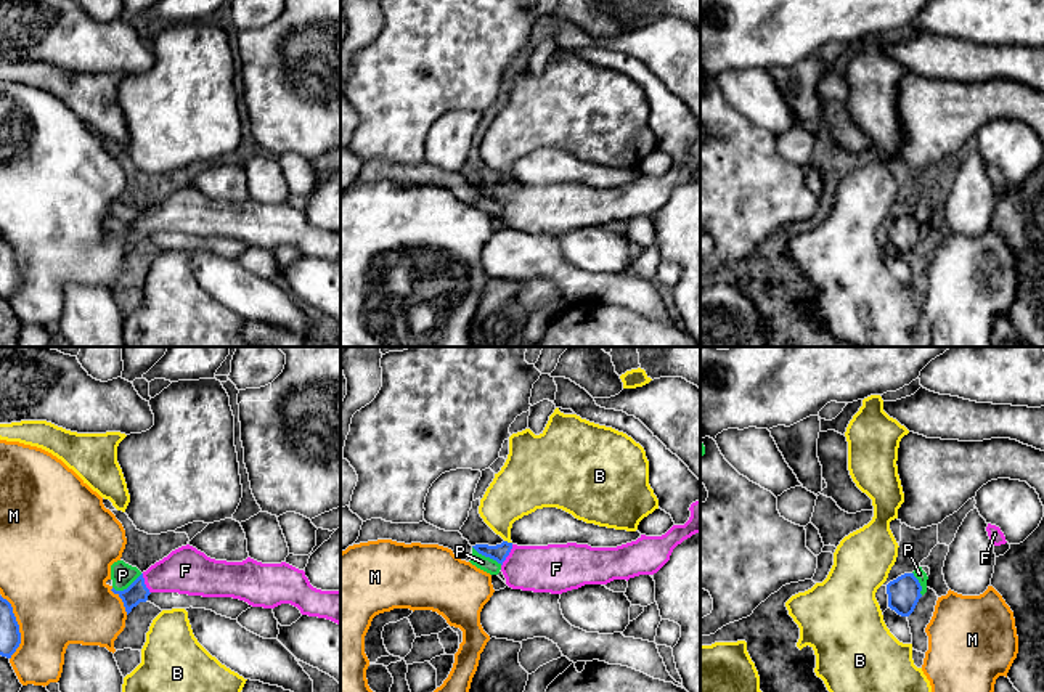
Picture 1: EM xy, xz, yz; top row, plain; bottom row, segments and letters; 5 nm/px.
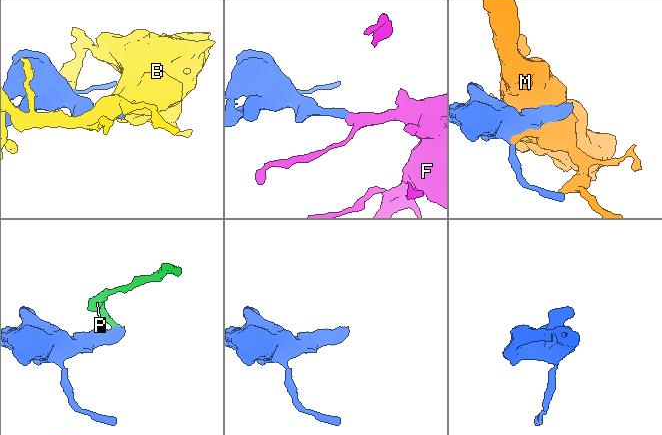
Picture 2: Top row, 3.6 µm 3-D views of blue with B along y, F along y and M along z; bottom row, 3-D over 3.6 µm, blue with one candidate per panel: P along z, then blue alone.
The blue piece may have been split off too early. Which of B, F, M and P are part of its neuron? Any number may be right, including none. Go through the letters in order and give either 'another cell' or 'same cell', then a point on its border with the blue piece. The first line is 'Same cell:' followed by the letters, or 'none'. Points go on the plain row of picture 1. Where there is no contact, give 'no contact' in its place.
Same cell: F
B: another cell; meets blue in xz at (506, 182)
F: same cell; meets blue in xz at (508, 195)
M: another cell; meets blue in xy at (18, 267)
P: another cell; meets blue in xy at (129, 227)

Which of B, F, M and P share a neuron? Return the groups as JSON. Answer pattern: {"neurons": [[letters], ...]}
{"neurons": [["B"], ["F"], ["M"], ["P"]]}

